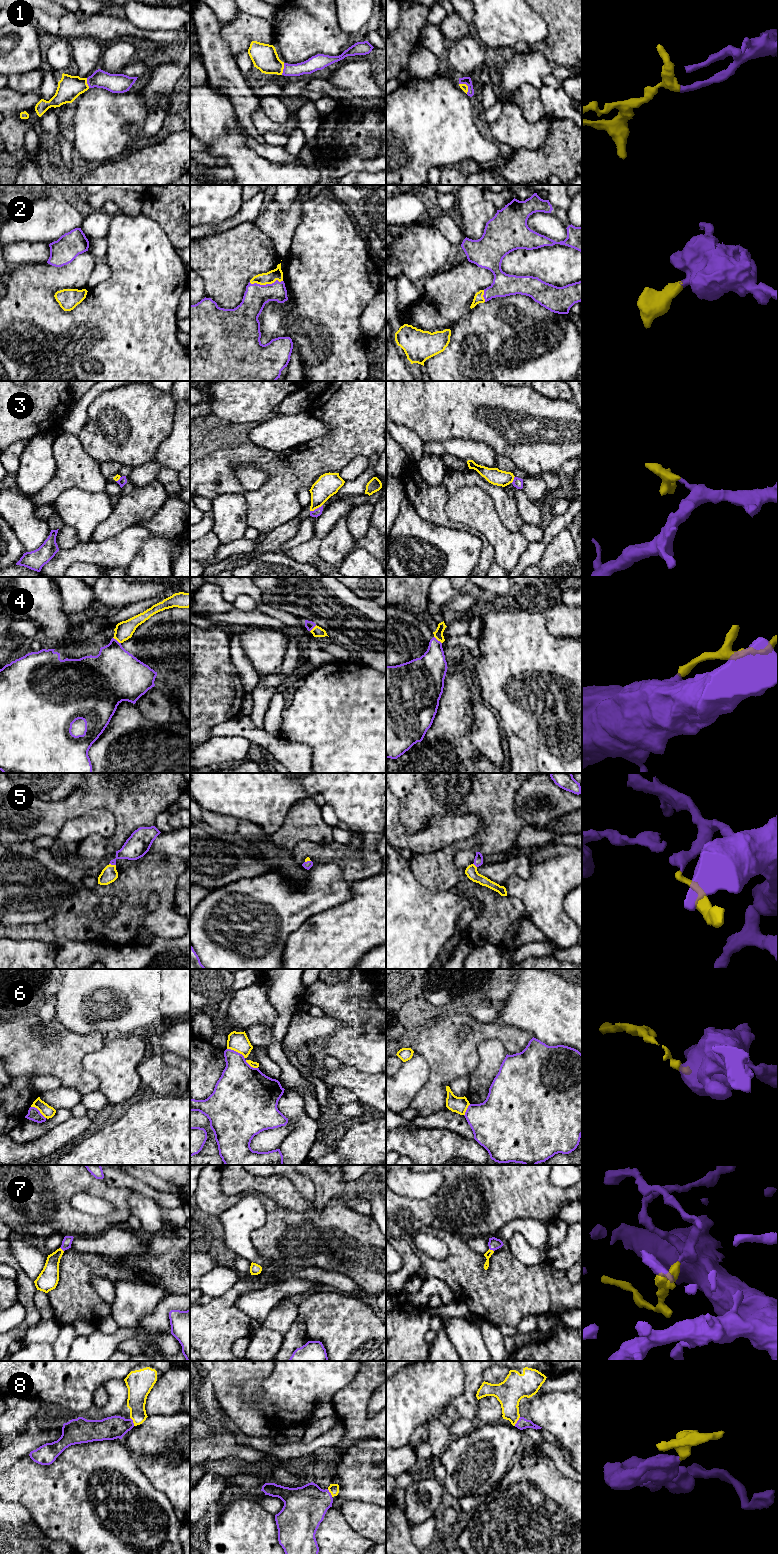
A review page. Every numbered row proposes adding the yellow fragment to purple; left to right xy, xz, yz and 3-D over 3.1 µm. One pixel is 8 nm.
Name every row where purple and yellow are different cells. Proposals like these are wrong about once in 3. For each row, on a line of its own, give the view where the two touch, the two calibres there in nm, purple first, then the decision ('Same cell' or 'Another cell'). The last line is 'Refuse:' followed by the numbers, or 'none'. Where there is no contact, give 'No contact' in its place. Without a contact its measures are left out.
1: Touches purple in xz. Thickness 120 nm (purple) against 200 nm. Same cell
2: Touches purple in xz. Thickness 190 nm (purple) against 100 nm. Same cell
3: Touches purple in xz. Thickness 70 nm (purple) against 190 nm. Another cell
4: Touches purple in xy. Thickness 380 nm (purple) against 150 nm. Same cell
5: Touches purple in xy. Thickness 190 nm (purple) against 140 nm. Same cell
6: Touches purple in xz. Thickness 300 nm (purple) against 160 nm. Another cell
7: Touches purple in yz. Thickness 90 nm (purple) against 50 nm. Same cell
8: Touches purple in yz. Thickness 90 nm (purple) against 200 nm. Same cell
Refuse: 3, 6

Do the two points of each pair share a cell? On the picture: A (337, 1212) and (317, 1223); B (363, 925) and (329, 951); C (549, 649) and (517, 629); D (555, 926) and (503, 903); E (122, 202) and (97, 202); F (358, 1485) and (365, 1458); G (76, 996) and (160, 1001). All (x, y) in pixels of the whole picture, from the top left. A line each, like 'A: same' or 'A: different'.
A: same
B: same
C: same
D: different
E: same
F: same
G: same

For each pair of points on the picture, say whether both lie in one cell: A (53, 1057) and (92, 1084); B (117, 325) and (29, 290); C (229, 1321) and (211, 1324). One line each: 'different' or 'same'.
A: same
B: same
C: same

